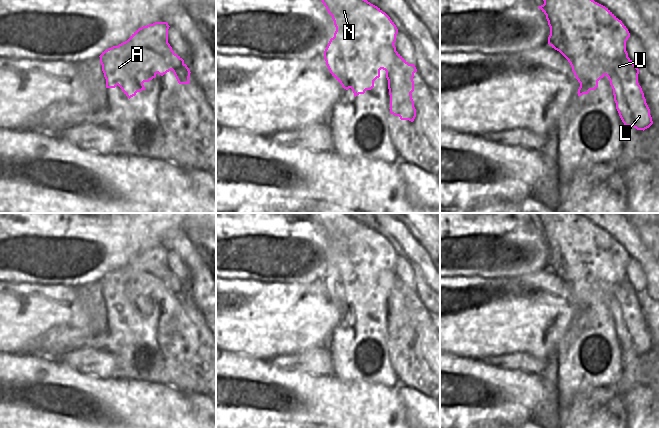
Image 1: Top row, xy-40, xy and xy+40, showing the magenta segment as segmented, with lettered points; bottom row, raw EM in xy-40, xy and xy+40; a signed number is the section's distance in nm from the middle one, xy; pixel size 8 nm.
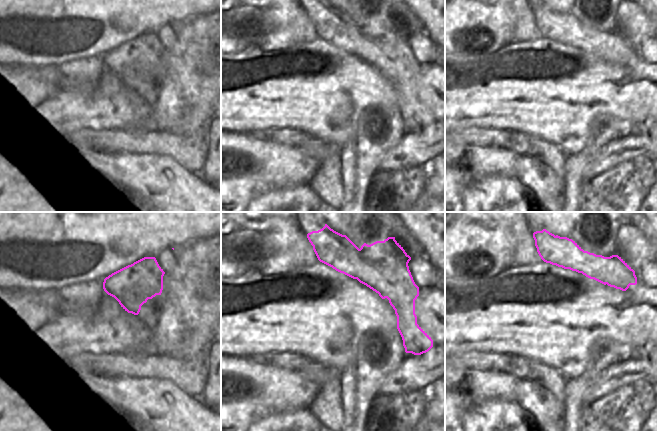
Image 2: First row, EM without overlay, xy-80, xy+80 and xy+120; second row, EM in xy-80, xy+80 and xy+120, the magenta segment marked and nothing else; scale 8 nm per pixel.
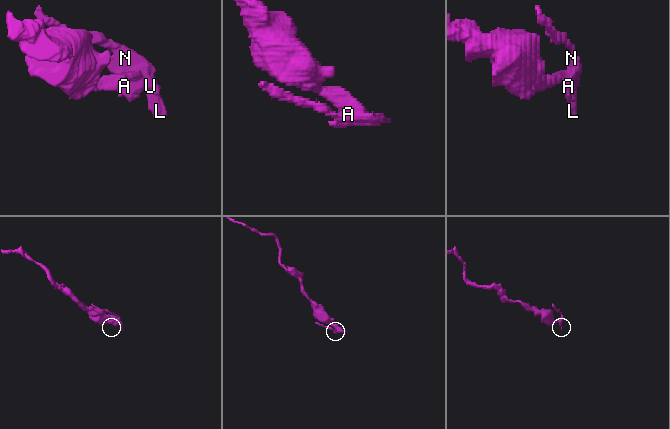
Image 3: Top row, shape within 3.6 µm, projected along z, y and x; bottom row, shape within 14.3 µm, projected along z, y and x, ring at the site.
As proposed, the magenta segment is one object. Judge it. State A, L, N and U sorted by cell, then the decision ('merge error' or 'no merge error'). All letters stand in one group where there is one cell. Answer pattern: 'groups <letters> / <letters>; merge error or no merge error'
groups A / L N U; merge error

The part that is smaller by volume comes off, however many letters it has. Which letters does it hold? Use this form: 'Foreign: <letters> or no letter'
Foreign: L, N, U

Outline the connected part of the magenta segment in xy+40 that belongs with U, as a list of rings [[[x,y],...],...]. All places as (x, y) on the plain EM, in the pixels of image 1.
[[[552,213],[541,216],[540,219],[550,238],[557,240],[562,247],[569,273],[562,274],[561,277],[567,280],[578,280],[581,270],[601,274],[604,277],[601,284],[607,289],[605,299],[613,313],[616,333],[622,346],[625,350],[633,350],[637,354],[644,355],[649,352],[653,348],[650,333],[638,307],[639,293],[626,275],[626,265],[630,257],[622,245],[608,232],[576,213]]]

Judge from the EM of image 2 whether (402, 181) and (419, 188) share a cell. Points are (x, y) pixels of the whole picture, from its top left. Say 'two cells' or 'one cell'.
two cells

